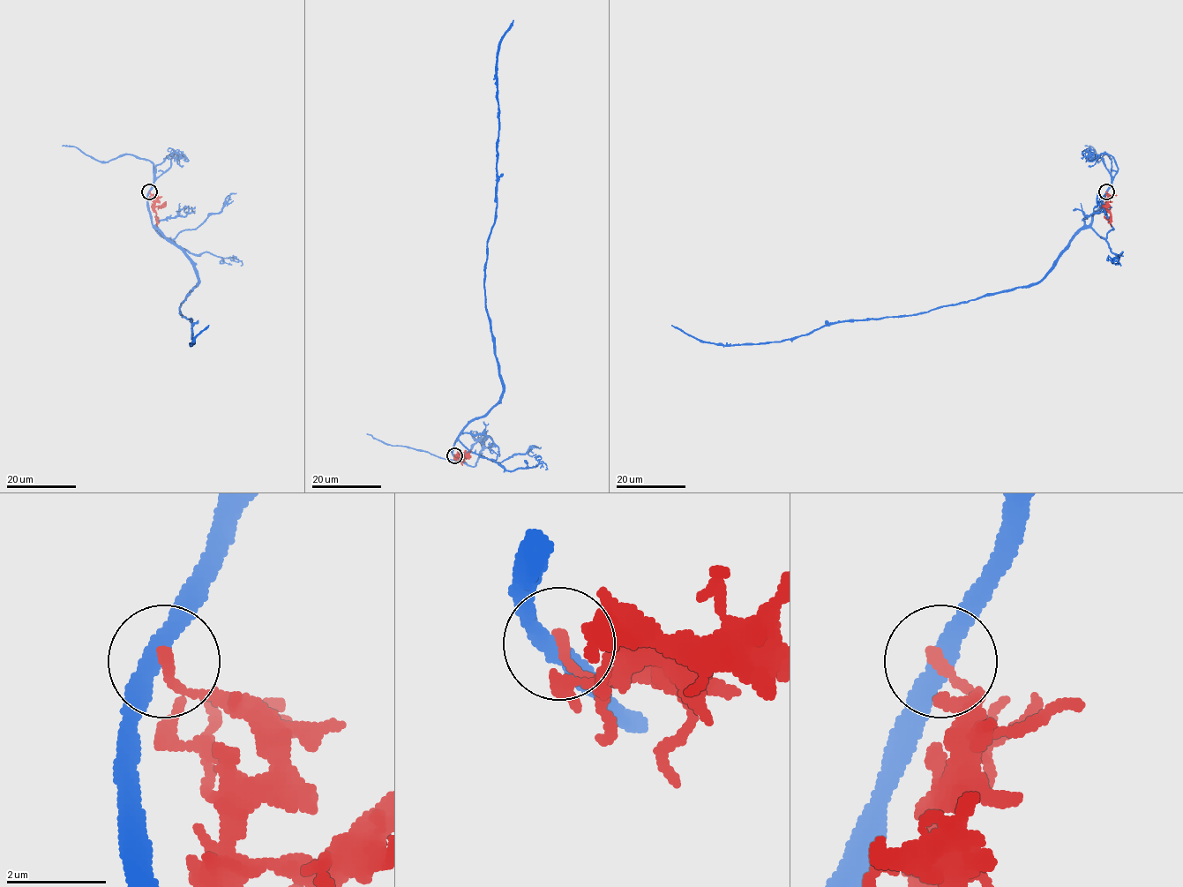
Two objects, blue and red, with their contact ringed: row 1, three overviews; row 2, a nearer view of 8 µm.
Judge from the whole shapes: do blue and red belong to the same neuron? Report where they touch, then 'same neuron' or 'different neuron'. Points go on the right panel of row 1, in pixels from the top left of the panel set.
place (1106, 191); different neuron

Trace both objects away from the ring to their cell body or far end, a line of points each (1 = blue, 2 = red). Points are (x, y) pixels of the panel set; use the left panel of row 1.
1: (150, 191), (152, 223), (192, 263), (198, 281), (179, 310), (191, 321), (191, 345), (209, 325)
2: (150, 191), (157, 227)

